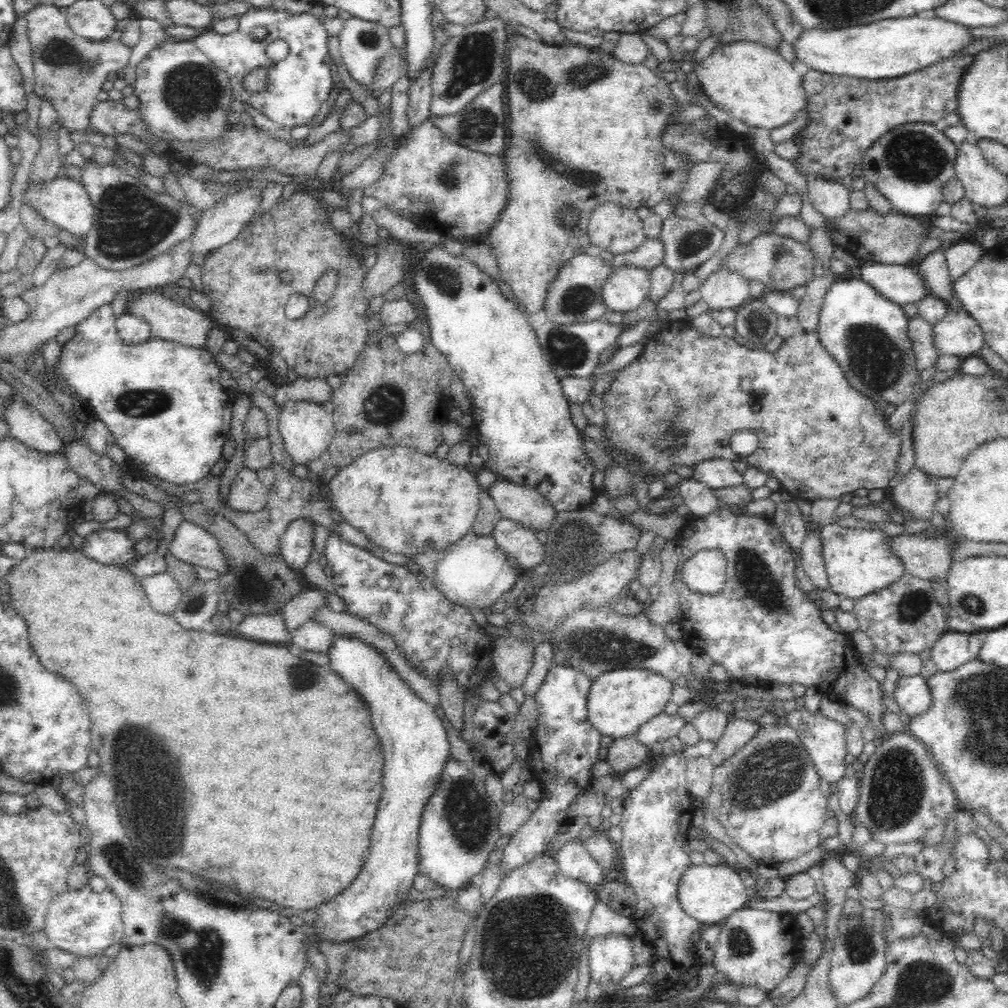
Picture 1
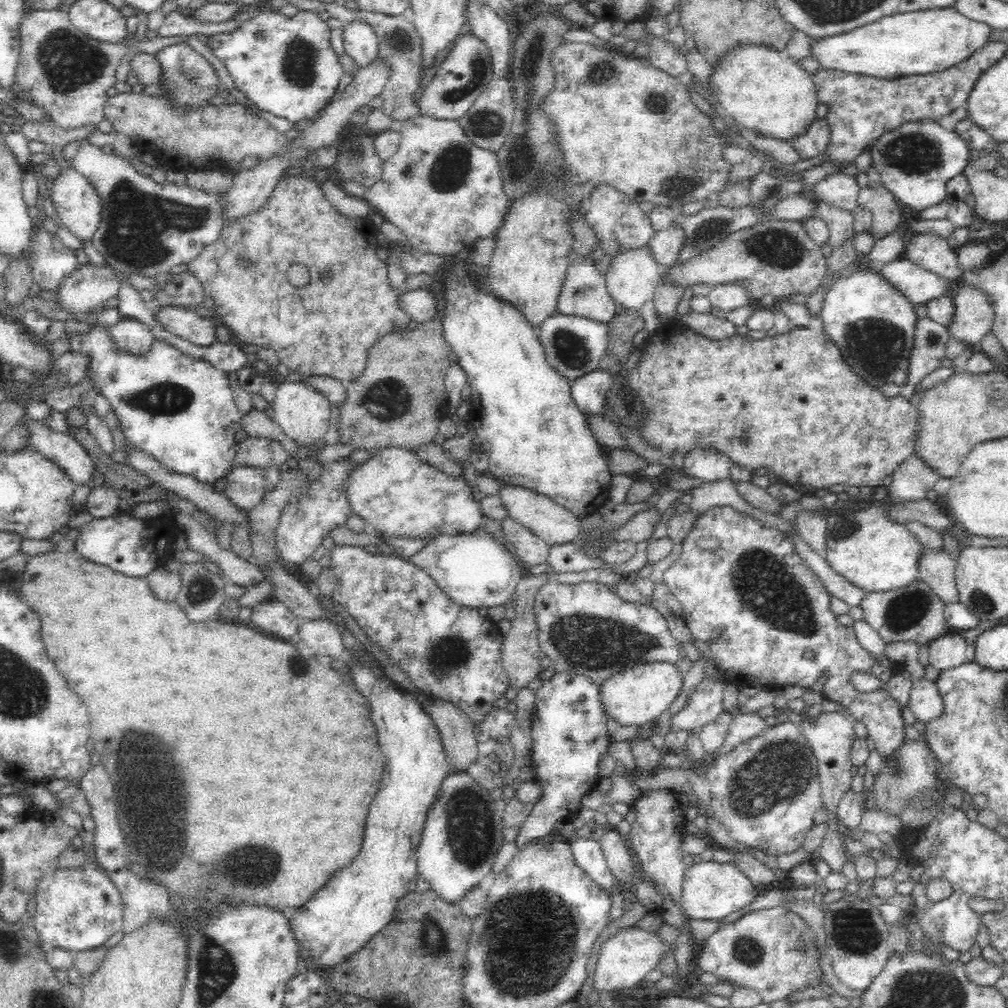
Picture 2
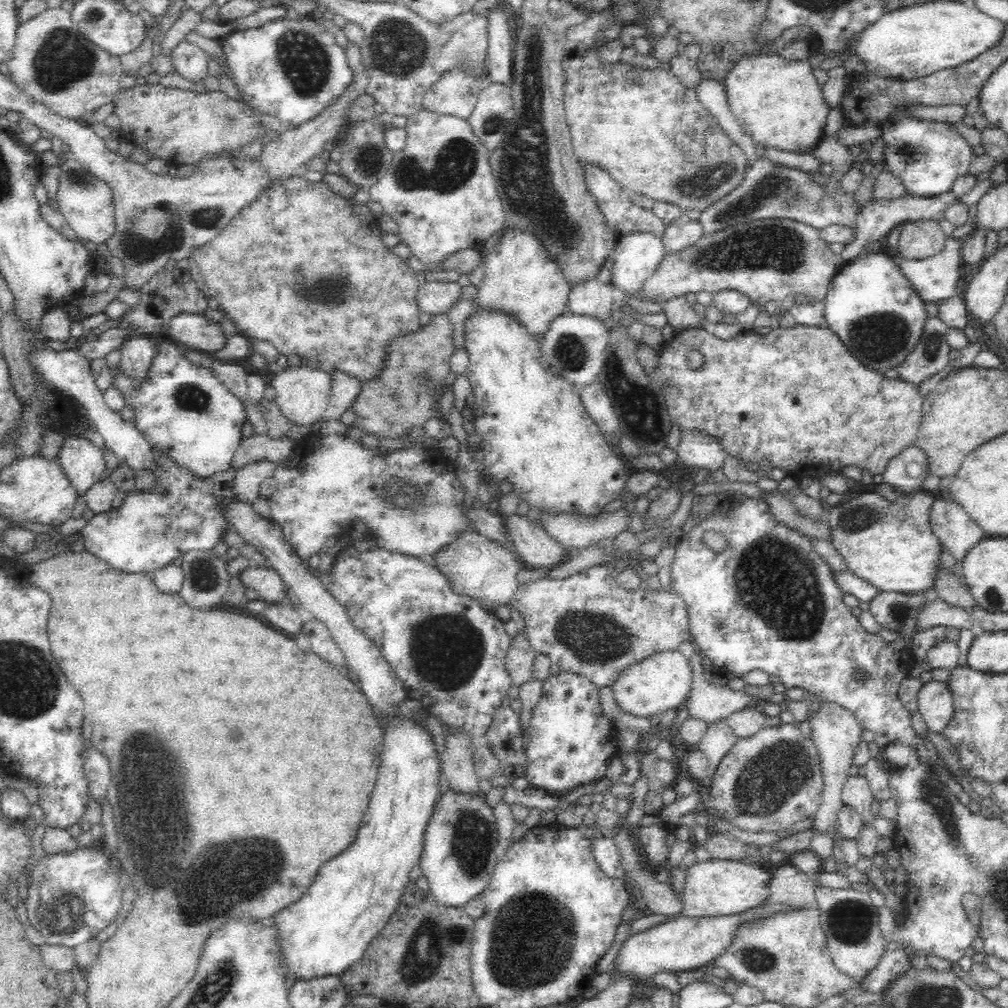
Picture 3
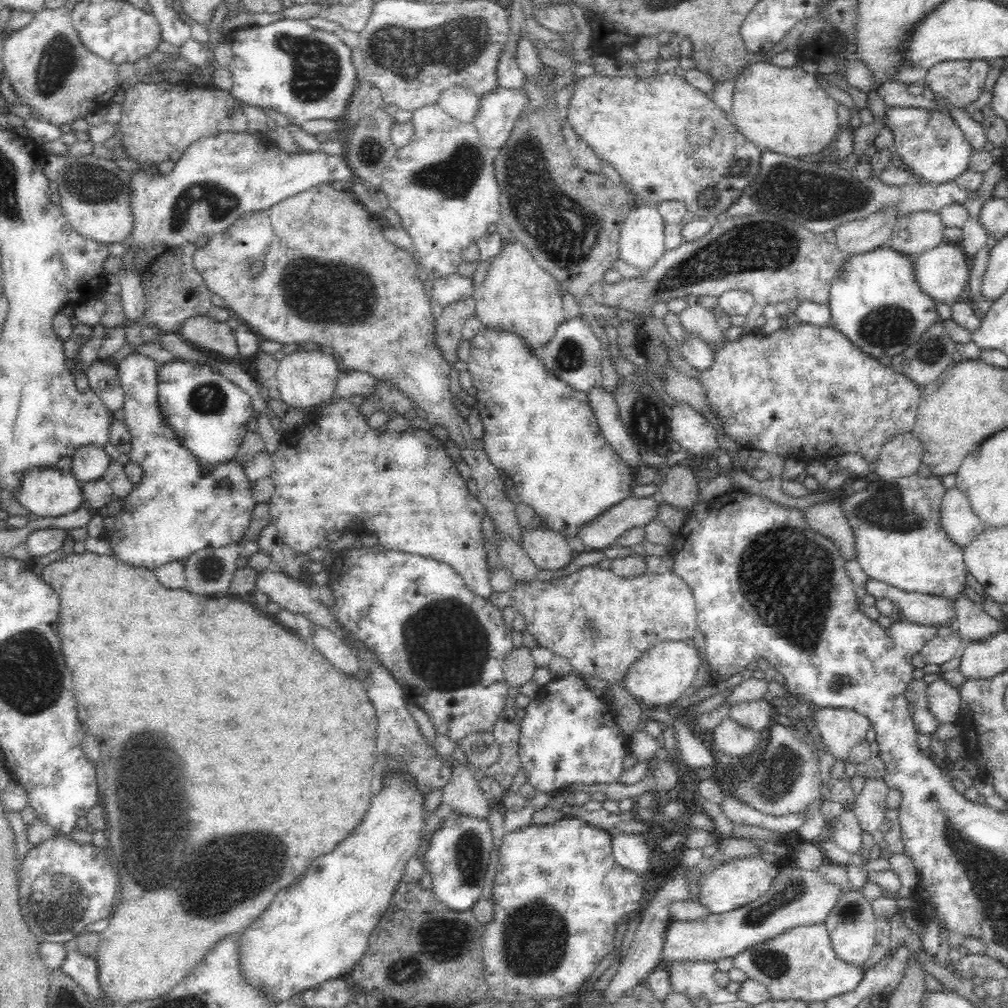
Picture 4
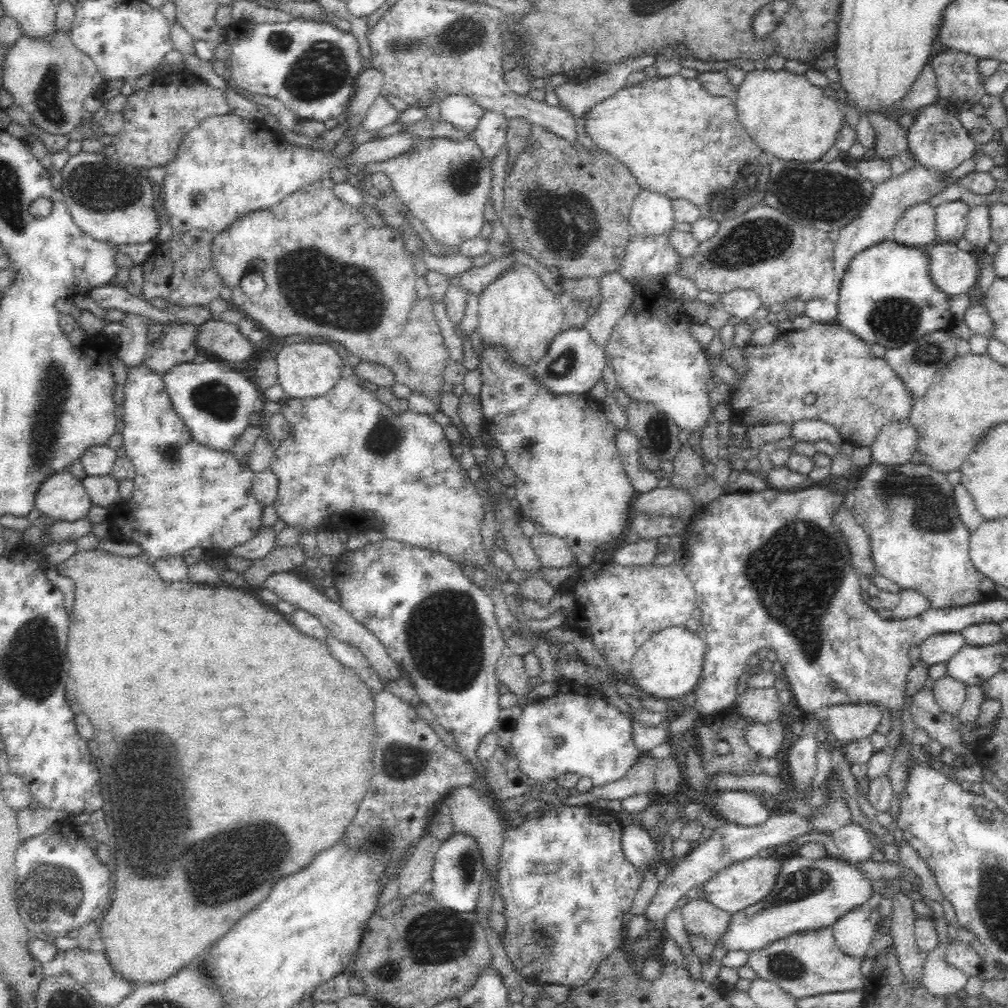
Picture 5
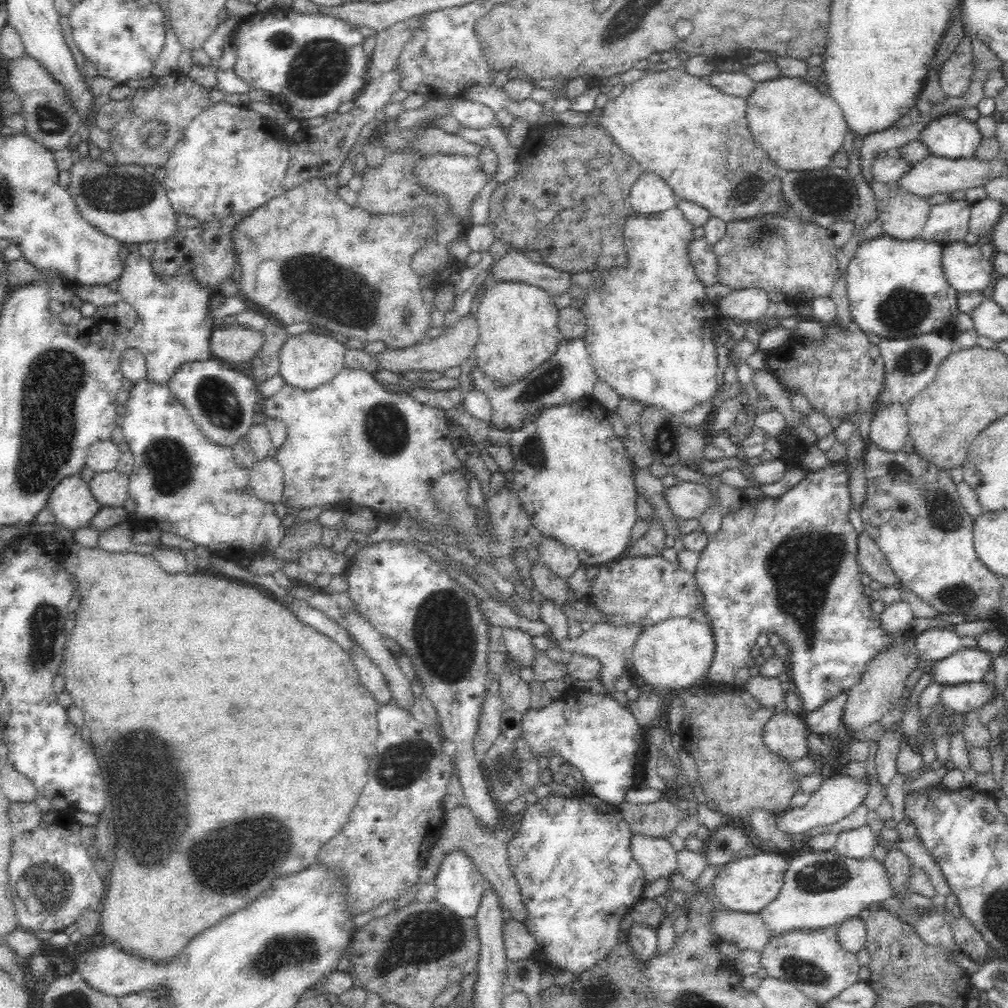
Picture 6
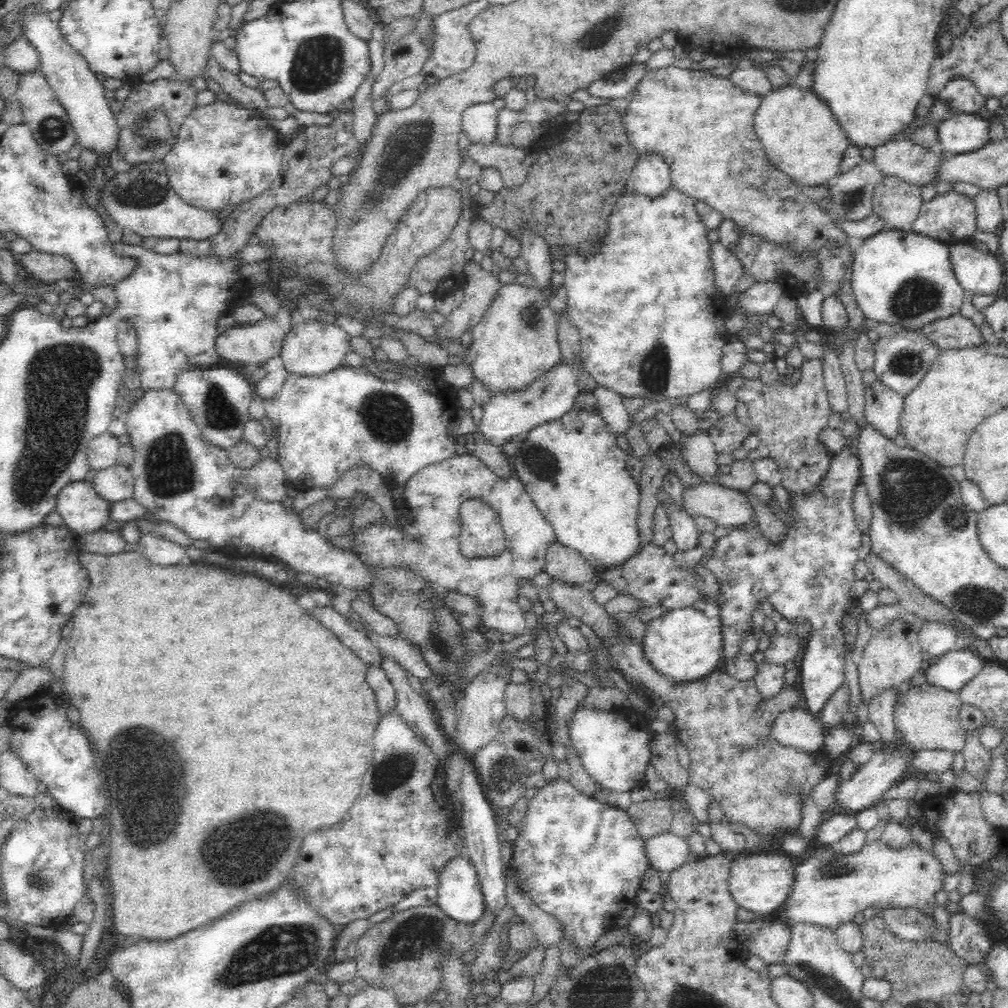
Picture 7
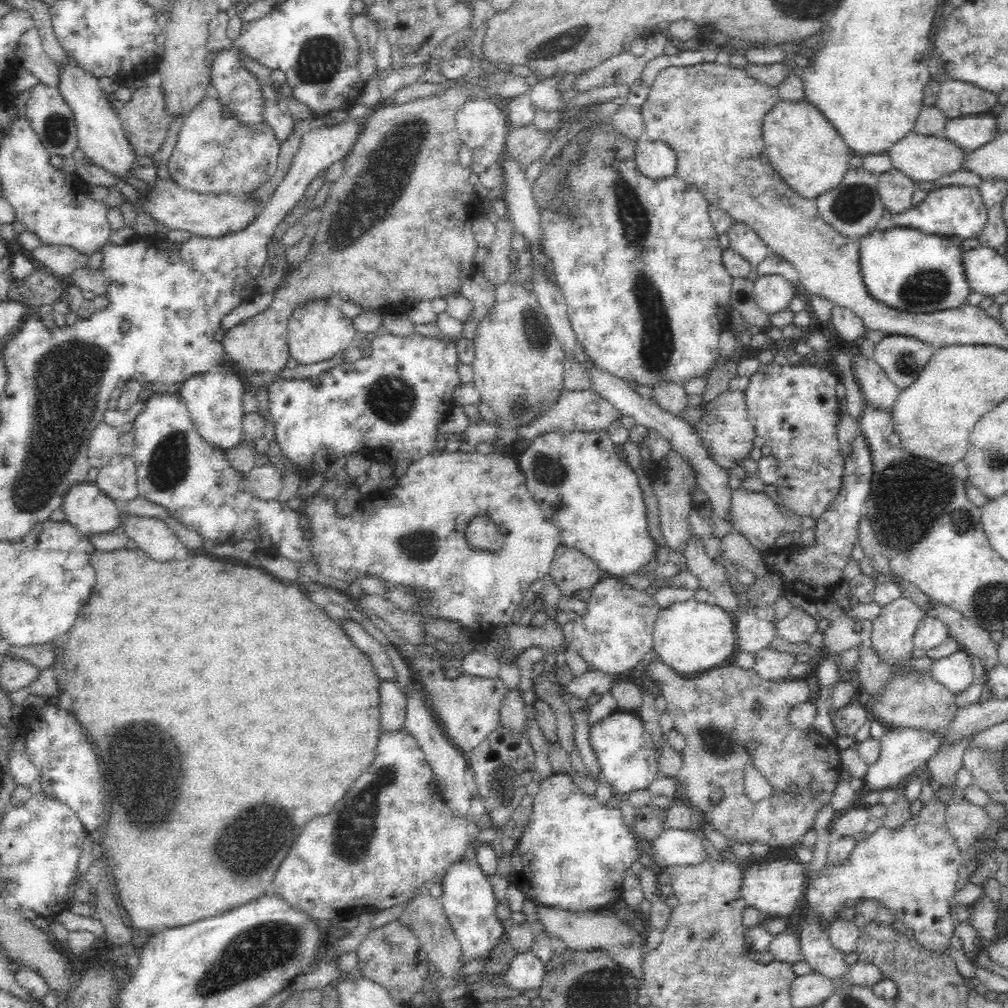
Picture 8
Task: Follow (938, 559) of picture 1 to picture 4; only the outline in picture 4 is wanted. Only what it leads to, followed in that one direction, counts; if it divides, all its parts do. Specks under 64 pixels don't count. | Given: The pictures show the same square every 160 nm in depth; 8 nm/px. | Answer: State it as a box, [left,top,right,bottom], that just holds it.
[955,596,1004,643]

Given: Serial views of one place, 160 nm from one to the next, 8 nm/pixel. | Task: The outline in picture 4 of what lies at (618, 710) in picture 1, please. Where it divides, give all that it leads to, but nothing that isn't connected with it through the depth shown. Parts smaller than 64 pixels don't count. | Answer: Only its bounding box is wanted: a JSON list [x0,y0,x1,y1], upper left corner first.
[624,640,700,709]

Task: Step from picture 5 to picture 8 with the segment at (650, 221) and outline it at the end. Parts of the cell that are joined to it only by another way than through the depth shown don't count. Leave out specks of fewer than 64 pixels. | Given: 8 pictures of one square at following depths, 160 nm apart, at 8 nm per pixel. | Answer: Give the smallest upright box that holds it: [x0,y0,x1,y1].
[636,138,678,177]

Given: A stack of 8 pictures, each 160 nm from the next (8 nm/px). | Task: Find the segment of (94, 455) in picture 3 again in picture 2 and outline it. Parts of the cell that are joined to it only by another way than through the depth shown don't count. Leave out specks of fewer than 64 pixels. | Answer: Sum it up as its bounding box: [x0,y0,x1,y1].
[30,419,97,487]

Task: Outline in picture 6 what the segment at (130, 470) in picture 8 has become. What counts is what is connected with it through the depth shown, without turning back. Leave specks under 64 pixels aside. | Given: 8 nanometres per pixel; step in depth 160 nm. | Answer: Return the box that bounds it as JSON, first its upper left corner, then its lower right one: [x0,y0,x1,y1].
[89,469,129,506]

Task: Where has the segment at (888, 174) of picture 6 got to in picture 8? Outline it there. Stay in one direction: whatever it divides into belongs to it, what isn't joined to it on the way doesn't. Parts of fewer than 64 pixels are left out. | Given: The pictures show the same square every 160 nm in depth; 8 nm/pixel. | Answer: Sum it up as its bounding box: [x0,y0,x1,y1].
[887,132,971,182]

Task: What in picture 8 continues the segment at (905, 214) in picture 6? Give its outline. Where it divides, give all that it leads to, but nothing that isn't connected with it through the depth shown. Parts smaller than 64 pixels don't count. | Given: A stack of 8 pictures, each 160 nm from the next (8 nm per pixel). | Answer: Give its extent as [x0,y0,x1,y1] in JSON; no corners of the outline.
[876,167,916,213]

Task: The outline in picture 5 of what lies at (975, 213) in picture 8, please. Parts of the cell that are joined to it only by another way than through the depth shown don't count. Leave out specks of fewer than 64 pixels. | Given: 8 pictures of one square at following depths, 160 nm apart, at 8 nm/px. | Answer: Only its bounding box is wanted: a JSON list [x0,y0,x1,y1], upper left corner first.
[935,200,969,243]

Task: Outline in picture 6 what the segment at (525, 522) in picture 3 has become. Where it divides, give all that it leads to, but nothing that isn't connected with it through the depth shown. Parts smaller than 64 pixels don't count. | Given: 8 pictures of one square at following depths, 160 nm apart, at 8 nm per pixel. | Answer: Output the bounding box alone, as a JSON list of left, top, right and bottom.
[538,537,584,579]

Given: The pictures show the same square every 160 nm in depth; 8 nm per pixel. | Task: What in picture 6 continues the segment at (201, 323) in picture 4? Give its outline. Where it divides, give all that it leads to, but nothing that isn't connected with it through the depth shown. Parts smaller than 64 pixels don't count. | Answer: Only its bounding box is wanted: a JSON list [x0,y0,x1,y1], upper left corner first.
[210,323,264,362]

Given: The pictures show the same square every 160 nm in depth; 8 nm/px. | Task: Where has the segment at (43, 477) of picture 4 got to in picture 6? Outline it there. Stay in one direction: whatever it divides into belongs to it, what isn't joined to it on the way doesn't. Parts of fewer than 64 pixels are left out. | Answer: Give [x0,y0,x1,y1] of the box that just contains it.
[47,474,104,531]

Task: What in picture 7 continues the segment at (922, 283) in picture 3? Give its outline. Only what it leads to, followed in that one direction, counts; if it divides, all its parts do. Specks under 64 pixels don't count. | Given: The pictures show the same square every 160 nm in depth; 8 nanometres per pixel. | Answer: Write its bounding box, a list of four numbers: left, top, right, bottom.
[950,242,1005,295]

